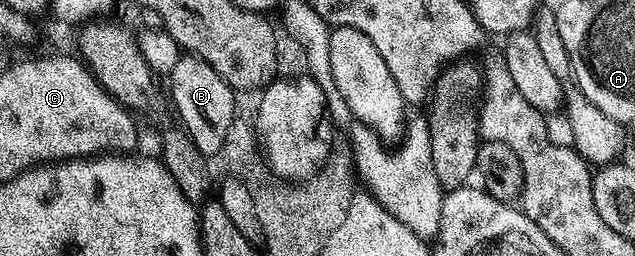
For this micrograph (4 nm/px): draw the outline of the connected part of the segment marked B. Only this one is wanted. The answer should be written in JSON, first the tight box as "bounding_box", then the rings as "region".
{"bounding_box":[168,53,234,157],"region":[[[189,53],[176,61],[176,69],[172,69],[168,83],[174,107],[182,118],[181,126],[192,137],[196,149],[207,157],[221,156],[224,137],[228,137],[228,125],[232,125],[234,116],[234,88],[227,85],[208,61]]]}

